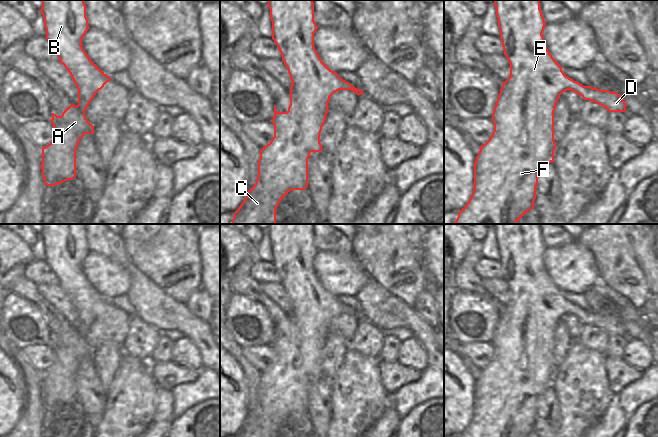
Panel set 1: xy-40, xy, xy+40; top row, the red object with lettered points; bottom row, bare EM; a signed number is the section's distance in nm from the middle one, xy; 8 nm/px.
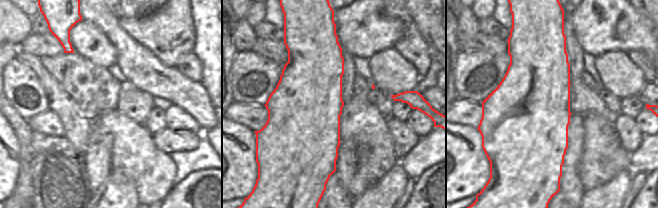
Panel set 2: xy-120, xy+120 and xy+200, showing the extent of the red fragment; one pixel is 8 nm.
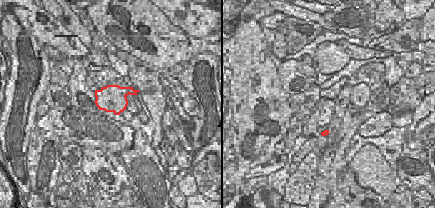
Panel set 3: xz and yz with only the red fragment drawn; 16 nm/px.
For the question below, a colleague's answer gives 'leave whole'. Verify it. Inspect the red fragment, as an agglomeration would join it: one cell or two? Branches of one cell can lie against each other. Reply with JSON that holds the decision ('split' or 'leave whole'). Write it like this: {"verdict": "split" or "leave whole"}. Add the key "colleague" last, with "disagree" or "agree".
{"verdict": "split", "colleague": "disagree"}

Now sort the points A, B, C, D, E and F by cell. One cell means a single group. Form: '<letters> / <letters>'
A B C E F / D

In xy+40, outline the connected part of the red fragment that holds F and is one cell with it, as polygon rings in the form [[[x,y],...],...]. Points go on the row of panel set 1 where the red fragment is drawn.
[[[494,0],[494,5],[496,7],[496,17],[498,19],[504,55],[510,63],[510,77],[505,82],[502,82],[502,87],[492,113],[494,131],[490,139],[480,146],[480,151],[476,156],[476,161],[474,163],[474,189],[472,195],[468,203],[458,212],[458,217],[454,224],[516,224],[529,210],[534,208],[538,175],[547,164],[554,162],[554,151],[556,149],[556,143],[554,141],[554,111],[556,109],[556,103],[560,95],[570,90],[570,87],[574,85],[574,80],[569,78],[562,71],[562,67],[552,57],[544,43],[542,33],[546,23],[540,9],[540,0]]]

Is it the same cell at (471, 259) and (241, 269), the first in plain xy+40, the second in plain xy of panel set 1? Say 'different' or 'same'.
same

